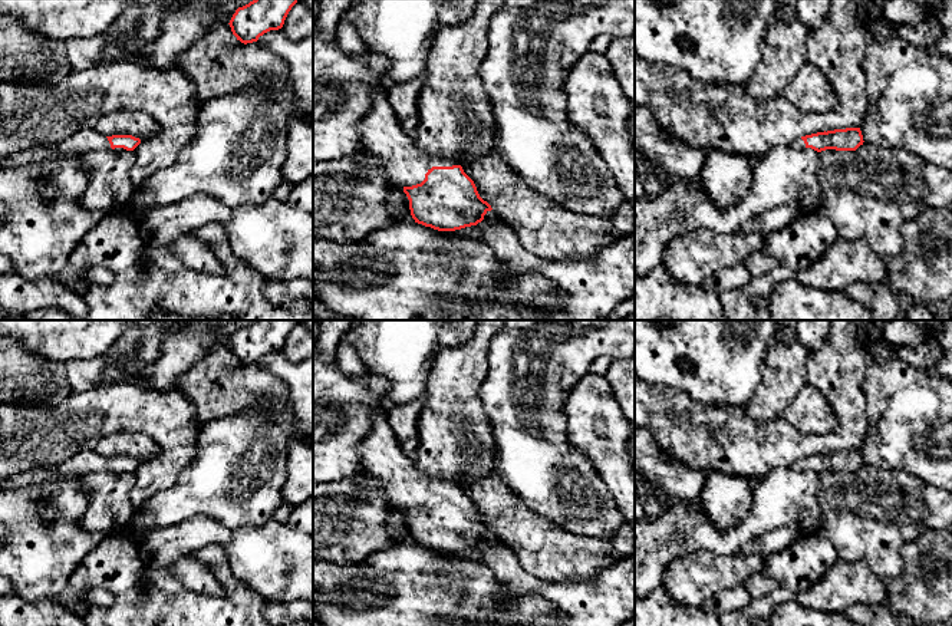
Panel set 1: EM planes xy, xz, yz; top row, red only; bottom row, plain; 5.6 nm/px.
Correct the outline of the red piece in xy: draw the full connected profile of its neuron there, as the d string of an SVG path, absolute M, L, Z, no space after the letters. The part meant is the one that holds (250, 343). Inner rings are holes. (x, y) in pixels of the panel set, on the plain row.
M254 320L238 329L228 346L237 362L253 365L264 355L281 350L296 324L297 320Z

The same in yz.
M846 449L797 459L791 464L790 470L797 472L811 470L817 474L826 471L856 472L860 467L863 467L863 464L864 462L860 449Z

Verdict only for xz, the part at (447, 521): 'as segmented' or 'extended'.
extended

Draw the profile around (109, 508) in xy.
M101 471L79 477L88 505L80 518L80 528L89 533L122 533L135 510L129 492L135 472Z

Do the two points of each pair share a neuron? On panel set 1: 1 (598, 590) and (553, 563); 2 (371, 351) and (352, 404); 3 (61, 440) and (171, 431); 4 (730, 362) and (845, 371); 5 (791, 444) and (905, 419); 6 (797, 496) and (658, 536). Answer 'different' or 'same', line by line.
1: different
2: different
3: same
4: different
5: different
6: same

